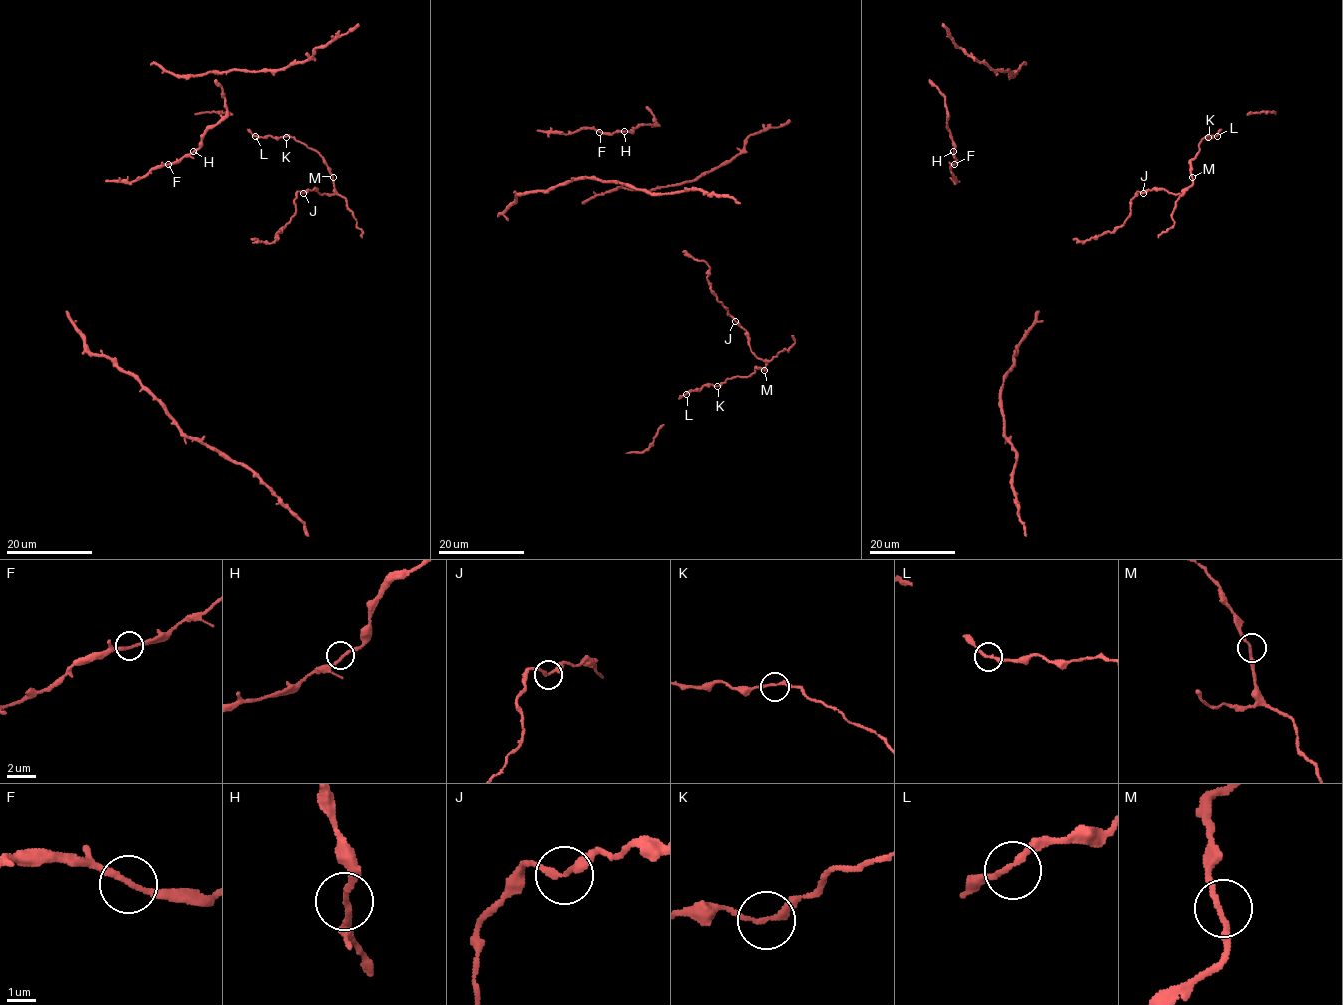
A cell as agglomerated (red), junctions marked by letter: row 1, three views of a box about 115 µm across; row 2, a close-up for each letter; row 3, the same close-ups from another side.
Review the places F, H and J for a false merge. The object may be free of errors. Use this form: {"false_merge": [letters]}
{"false_merge": []}

